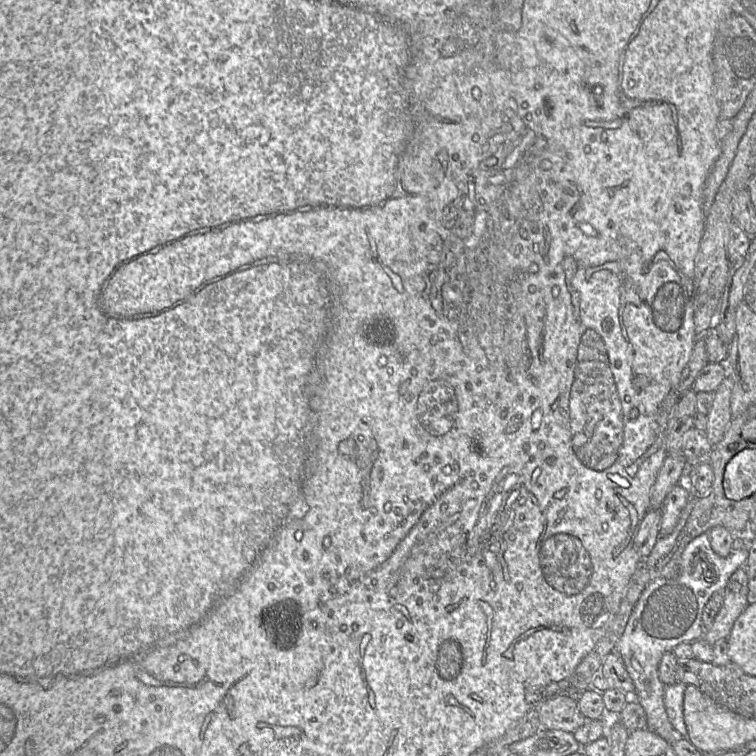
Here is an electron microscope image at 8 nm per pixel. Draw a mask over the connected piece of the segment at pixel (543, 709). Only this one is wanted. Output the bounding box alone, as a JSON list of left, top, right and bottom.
[536,694,587,733]

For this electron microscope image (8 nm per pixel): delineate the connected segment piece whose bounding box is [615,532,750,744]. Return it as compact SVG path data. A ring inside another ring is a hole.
M708 532L702 533L690 541L681 554L680 574L677 578L666 579L662 576L649 582L640 595L615 651L622 657L626 670L634 683L634 698L645 710L647 719L647 728L659 735L668 743L672 743L678 738L683 738L670 723L665 705L664 705L664 687L658 674L659 662L665 652L672 651L680 643L692 643L703 637L705 630L703 628L702 613L704 606L709 598L716 592L722 592L726 587L731 575L740 567L744 566L749 556L748 547L740 550L731 549L727 557L721 557L716 554L711 545ZM703 552L706 560L711 564L710 572L705 572L704 561L698 556Z

